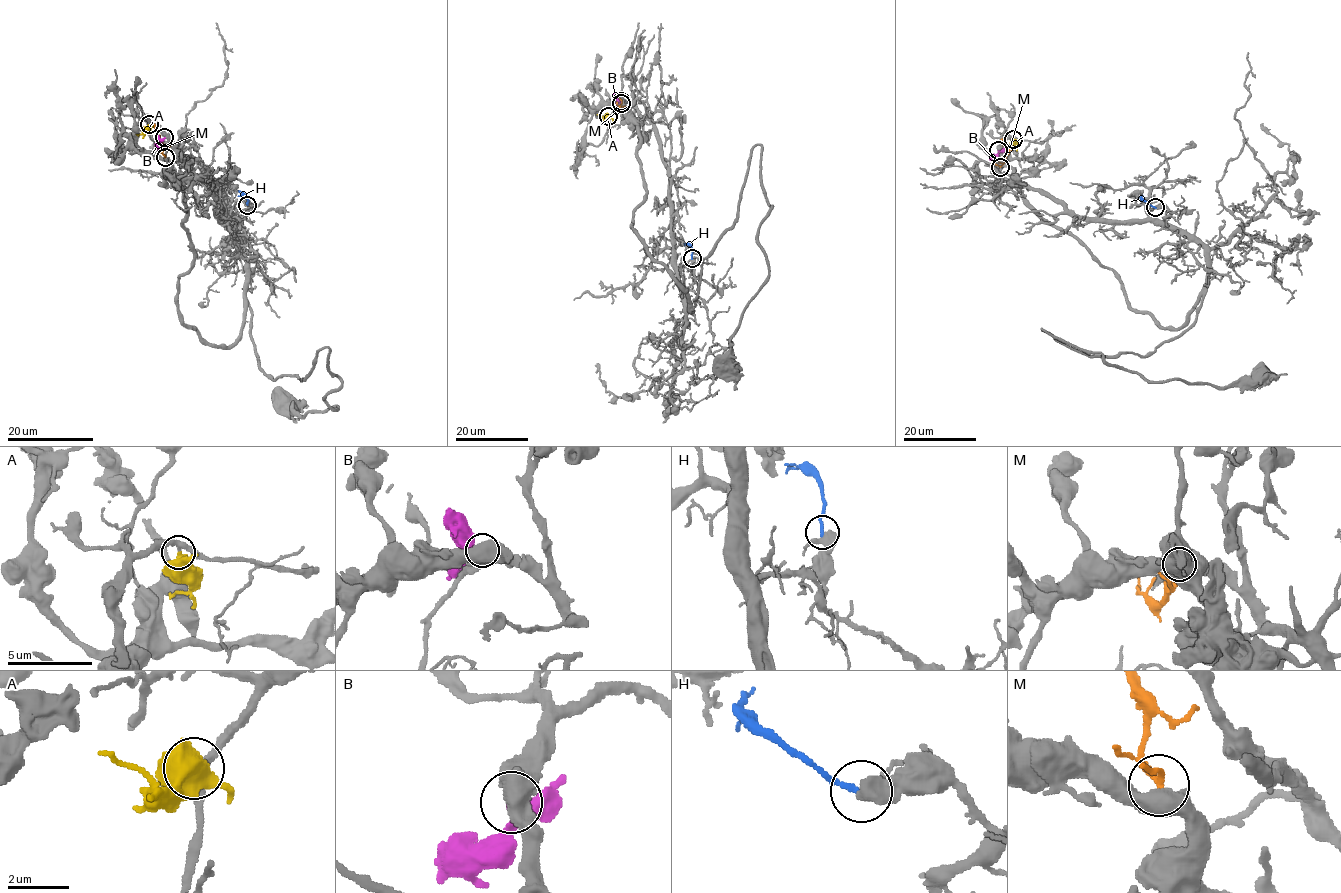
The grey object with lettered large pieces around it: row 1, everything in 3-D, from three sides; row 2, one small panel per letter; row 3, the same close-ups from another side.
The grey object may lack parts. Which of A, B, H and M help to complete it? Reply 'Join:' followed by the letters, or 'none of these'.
Join: A, B

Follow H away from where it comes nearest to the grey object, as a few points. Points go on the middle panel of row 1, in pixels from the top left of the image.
H: (692, 258), (692, 248), (684, 243)

